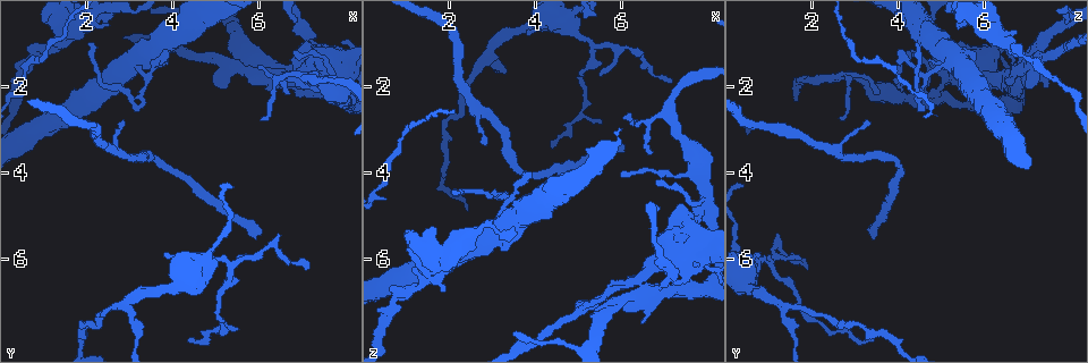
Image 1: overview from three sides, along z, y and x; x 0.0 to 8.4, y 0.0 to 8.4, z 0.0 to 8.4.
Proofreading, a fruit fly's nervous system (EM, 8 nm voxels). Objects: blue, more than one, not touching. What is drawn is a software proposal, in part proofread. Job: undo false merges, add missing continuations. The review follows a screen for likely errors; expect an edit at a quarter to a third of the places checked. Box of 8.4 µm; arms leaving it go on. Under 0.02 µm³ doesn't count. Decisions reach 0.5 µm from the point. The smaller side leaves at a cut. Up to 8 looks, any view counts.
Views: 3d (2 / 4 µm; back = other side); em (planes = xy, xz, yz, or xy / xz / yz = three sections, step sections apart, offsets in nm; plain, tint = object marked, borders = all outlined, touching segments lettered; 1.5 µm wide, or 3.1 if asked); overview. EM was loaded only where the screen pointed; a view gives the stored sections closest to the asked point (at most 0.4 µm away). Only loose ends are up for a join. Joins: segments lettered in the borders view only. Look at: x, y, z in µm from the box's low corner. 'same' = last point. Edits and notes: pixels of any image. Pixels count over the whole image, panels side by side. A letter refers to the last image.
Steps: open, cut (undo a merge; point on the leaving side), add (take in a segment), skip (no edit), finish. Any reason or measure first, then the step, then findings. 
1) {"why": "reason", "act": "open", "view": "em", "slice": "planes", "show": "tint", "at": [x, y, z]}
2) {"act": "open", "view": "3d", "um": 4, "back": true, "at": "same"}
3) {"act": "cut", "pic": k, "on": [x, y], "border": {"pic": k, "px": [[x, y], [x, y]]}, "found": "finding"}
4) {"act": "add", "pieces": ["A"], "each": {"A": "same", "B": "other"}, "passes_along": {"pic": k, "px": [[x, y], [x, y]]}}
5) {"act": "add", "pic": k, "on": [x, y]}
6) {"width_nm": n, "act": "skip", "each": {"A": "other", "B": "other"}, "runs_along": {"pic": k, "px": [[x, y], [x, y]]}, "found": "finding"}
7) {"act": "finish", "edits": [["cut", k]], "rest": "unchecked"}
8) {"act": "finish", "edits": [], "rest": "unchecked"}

{"why": "abrupt turn", "act": "open", "view": "em", "slice": "xy", "step": 4, "show": "tint", "at": [3.30, 2.20, 4.60]}

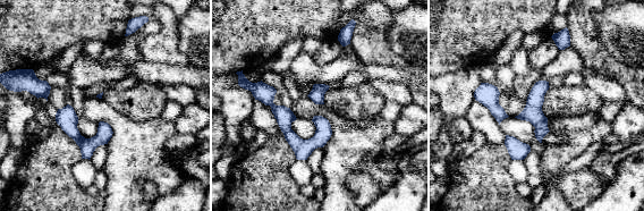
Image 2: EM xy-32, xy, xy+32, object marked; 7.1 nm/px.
{"why": "cut it another way", "act": "open", "view": "em", "slice": "xz", "step": 4, "show": "tint", "at": "same"}

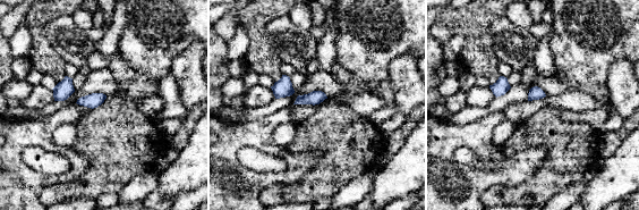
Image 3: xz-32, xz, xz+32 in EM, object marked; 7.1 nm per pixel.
{"act": "open", "view": "em", "slice": "xz", "step": 4, "show": "borders", "at": "same"}

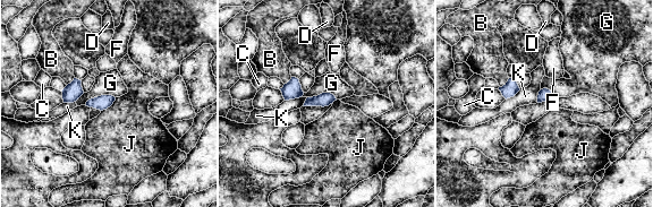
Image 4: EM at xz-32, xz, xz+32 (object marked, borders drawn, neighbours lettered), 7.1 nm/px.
{"act": "skip", "each": {"B": "other", "C": "other", "D": "other", "F": "other", "G": "other", "J": "other", "K": "other"}, "border": {"pic": 4, "px": [[116, 97], [109, 106], [101, 111]]}, "found": "all the same cell"}

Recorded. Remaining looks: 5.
{"why": "branch stops here", "act": "open", "view": "3d", "um": 4, "at": [2.50, 0.60, 5.50]}

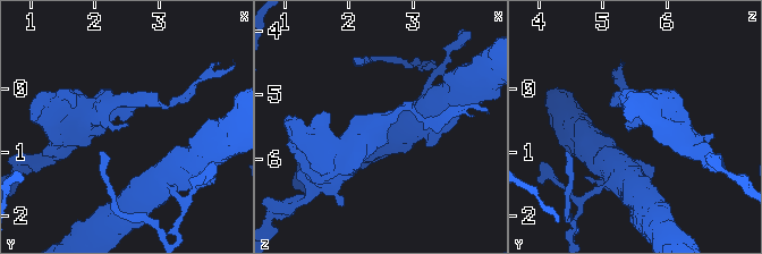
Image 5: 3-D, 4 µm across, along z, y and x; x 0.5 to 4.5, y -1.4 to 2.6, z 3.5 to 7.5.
{"why": "shape alone is not enough", "act": "open", "view": "em", "slice": "planes", "show": "borders", "at": [2.55, 0.55, 5.45]}

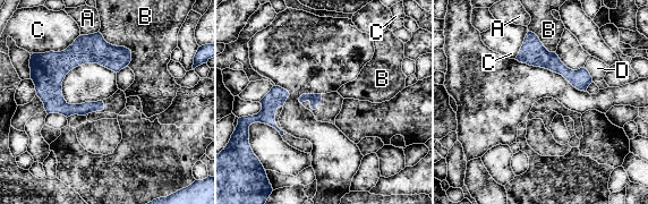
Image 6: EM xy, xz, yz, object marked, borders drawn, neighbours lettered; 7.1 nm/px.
{"longest_contact_nm": ["B", 340], "act": "skip", "each": {"A": "other", "B": "other", "C": "other", "D": "other"}, "runs_along": {"pic": 6, "px": [[96, 35], [52, 77], [49, 110]]}, "found": "none of them fits"}

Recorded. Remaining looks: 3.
{"why": "branch stops here", "act": "open", "view": "3d", "um": 4, "at": [6.00, 5.45, 3.35]}

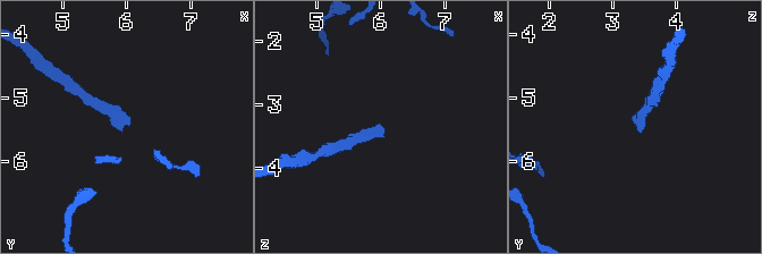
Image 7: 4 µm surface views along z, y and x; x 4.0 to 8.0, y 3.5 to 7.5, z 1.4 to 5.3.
{"act": "open", "view": "em", "slice": "xz", "step": 4, "show": "borders", "at": [6.00, 5.40, 3.30]}

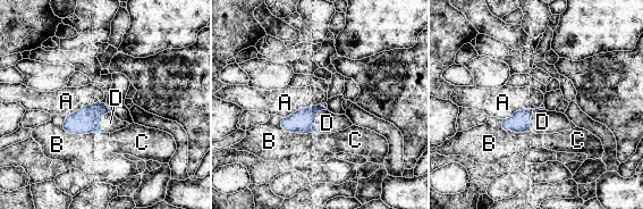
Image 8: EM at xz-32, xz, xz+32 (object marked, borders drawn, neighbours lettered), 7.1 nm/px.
{"act": "open", "view": "em", "slice": "planes", "show": "borders", "at": "same"}

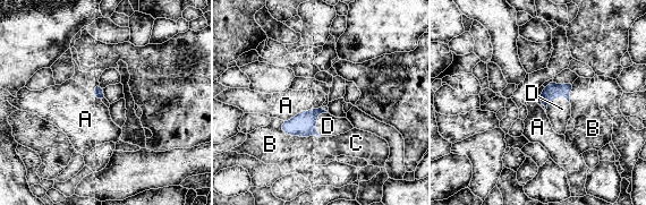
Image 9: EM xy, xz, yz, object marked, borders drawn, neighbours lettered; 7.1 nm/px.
{"longest_contact_nm": ["B", 300], "act": "add", "pieces": ["D"], "each": {"A": "other", "B": "other", "C": "other", "D": "same"}, "found": "it goes on there"}

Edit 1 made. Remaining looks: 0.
{"act": "finish", "edits": [["add", 9]], "rest": "unchecked"}

